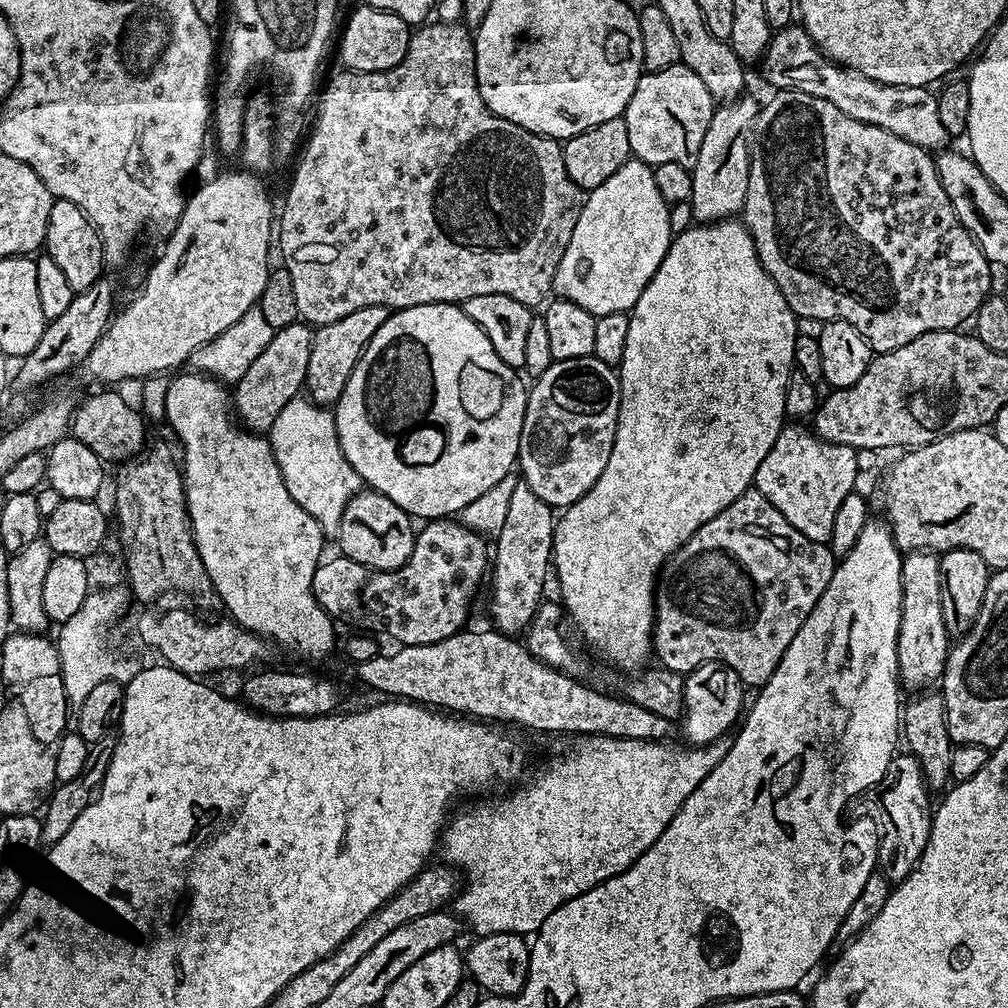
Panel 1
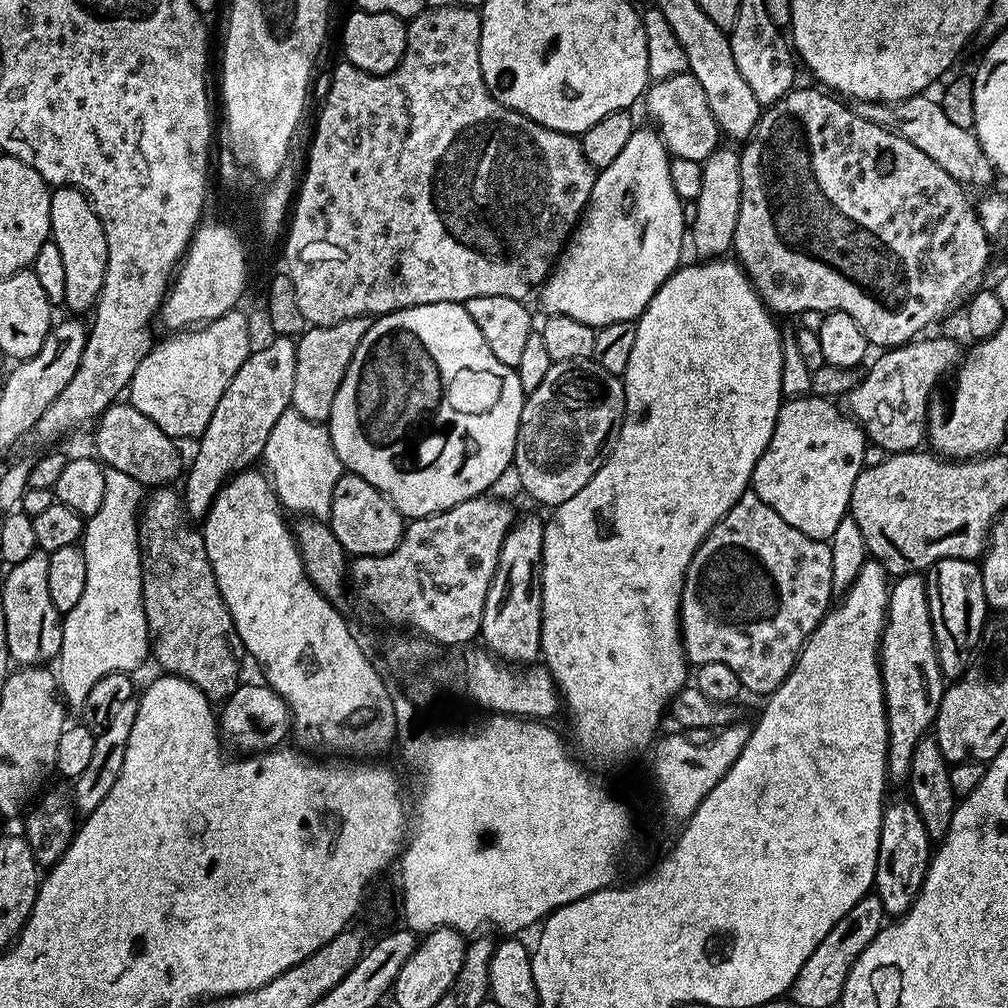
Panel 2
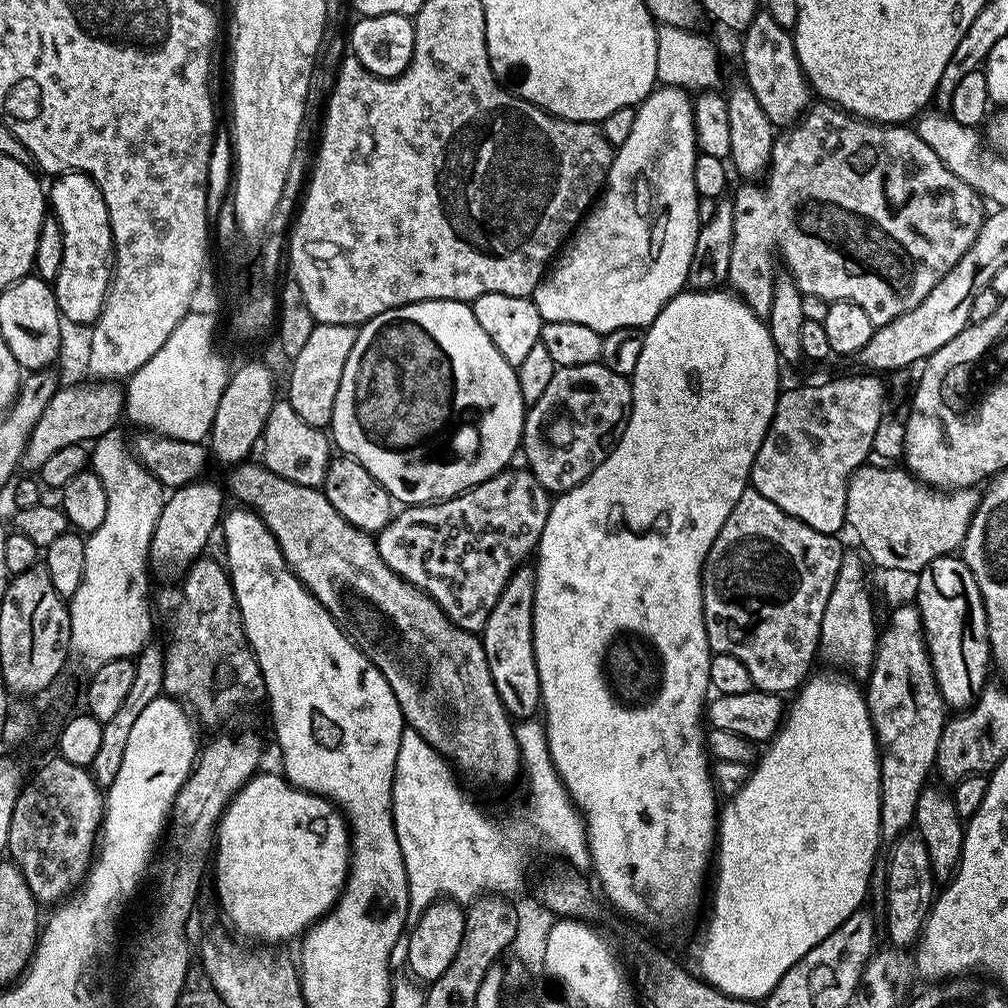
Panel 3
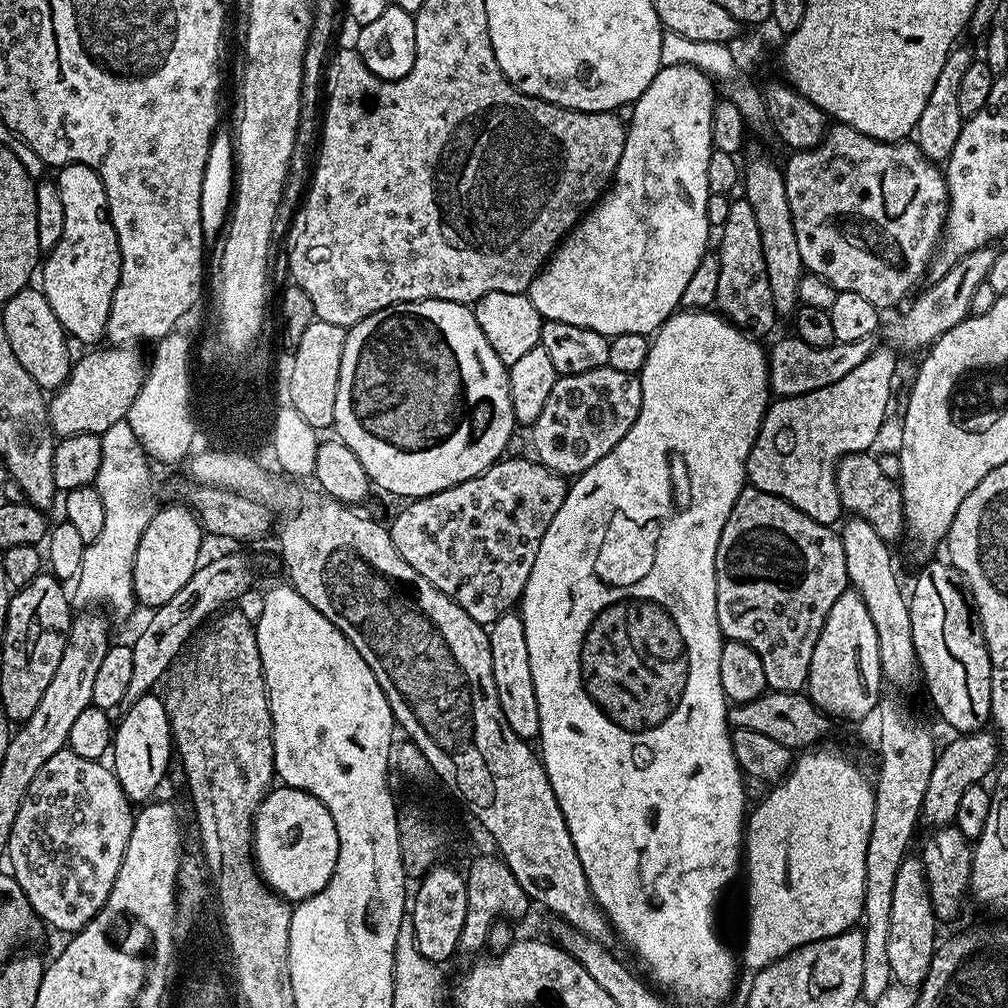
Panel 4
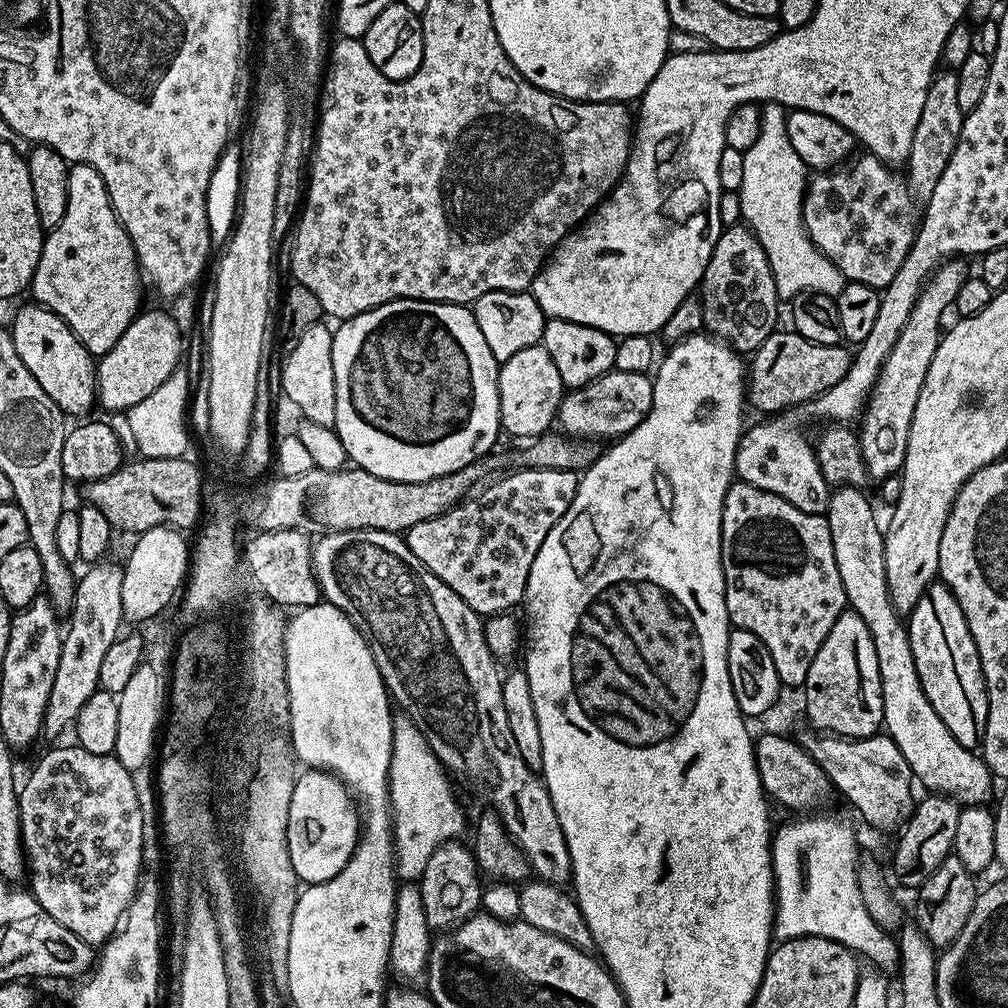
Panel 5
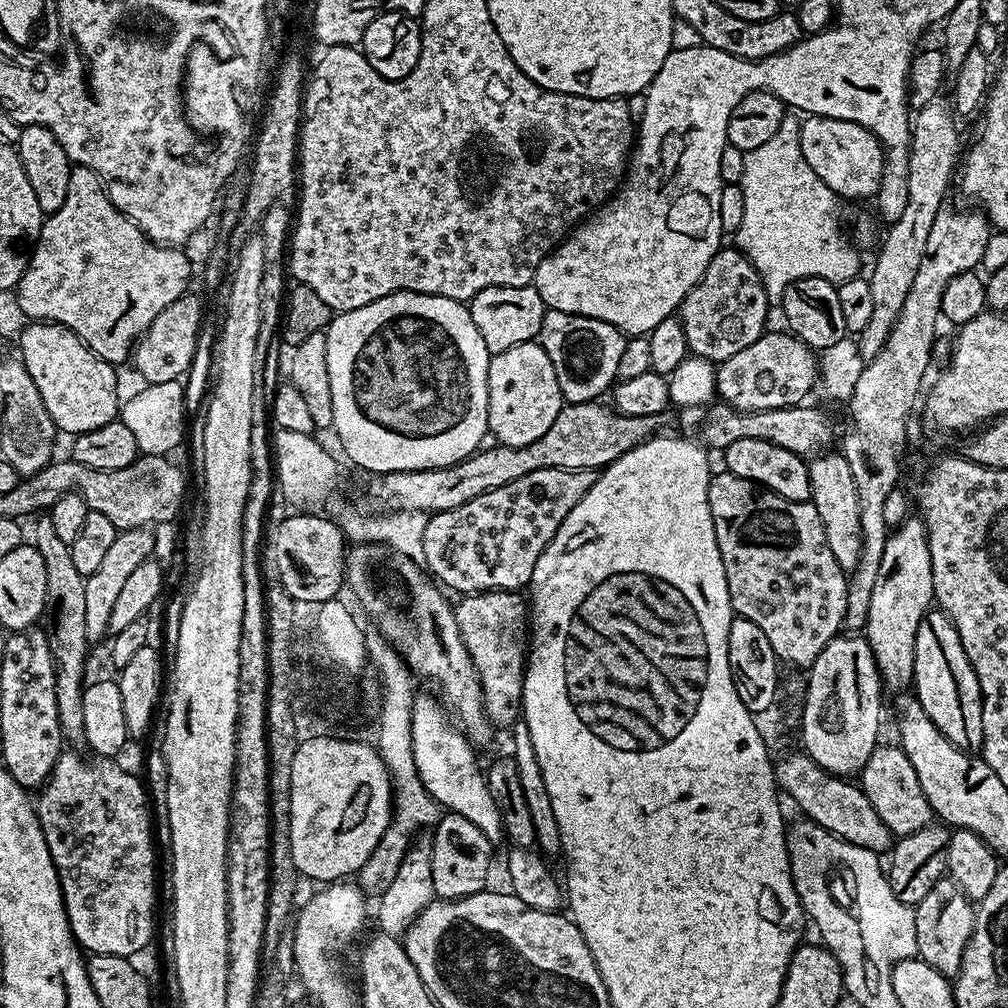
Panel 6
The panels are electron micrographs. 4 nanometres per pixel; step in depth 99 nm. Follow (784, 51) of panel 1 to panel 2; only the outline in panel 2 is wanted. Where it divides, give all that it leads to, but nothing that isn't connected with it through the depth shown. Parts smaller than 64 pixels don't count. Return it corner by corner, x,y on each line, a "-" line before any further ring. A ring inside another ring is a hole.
921,94
891,102
862,100
855,105
855,110
862,118
866,118
870,122
906,138
906,142
918,146
918,150
922,150
922,154
926,154
934,162
938,162
938,166
942,166
942,170
946,170
946,174
950,174
950,178
960,181
961,184
971,186
971,184
990,183
992,176
994,177
994,169
986,158
975,131
972,128
954,126
954,122
950,122
950,118
946,118
946,110
942,110
939,99
932,97
931,100
930,97
931,95

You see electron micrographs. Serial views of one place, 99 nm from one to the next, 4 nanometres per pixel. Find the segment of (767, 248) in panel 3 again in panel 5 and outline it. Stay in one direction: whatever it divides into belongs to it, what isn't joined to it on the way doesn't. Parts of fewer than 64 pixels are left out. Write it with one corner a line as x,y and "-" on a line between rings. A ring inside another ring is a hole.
857,155
847,165
848,172
824,170
809,179
804,194
804,222
809,238
831,258
838,270
842,270
845,281
883,290
894,274
898,274
898,266
902,266
914,242
918,227
918,204
903,175
895,176
892,173
895,171
877,156
863,155
-
739,222
721,231
718,242
714,246
714,254
704,271
704,277
700,279
698,299
702,306
704,328
716,339
731,344
741,354
755,352
758,346
762,346
762,342
766,342
769,334
777,331
776,311
782,307
782,301
776,293
774,274
770,270
768,255
762,250
751,228

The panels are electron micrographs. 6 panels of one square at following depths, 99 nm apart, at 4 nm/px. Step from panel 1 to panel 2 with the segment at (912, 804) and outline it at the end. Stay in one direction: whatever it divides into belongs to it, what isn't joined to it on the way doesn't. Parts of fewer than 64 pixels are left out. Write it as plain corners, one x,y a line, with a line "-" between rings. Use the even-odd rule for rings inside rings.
911,799
896,800
884,809
880,841
878,842
878,862
874,895
879,898
889,917
899,918
908,912
924,885
928,866
934,851
934,841
929,836
918,810

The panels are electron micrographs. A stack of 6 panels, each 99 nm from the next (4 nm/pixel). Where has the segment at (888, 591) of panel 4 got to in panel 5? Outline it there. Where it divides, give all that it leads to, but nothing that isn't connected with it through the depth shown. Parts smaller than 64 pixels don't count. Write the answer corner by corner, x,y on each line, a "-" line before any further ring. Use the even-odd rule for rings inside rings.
840,486
829,495
827,518
830,526
830,538
834,542
834,562
838,562
838,574
842,574
842,586
848,599
847,607
857,612
866,622
866,630
870,630
870,638
874,642
874,654
878,654
878,674
882,682
882,710
884,711
883,731
902,750
902,758
910,766
913,777
928,787
932,794
951,796
957,804
984,804
992,792
994,777
987,764
973,749
962,746
950,730
946,730
946,722
938,718
934,706
930,706
930,698
922,690
922,682
918,678
918,670
914,662
914,650
910,646
910,638
901,613
894,610
890,602
890,594
886,586
886,562
884,561
884,532
882,524
876,521
872,513
872,504
864,497
859,488

